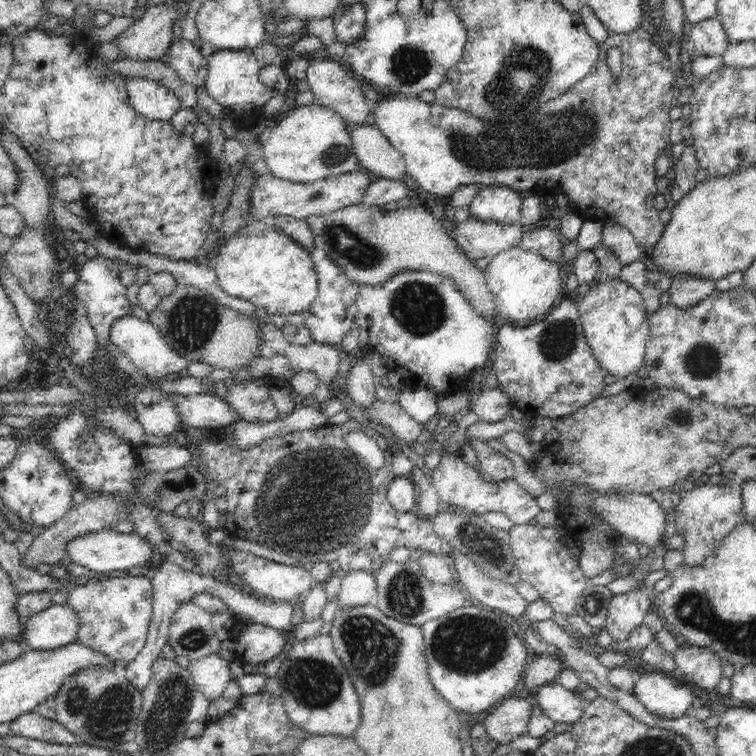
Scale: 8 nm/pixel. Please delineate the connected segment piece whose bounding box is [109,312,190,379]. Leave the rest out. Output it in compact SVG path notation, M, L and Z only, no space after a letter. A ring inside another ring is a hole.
M130 312L112 323L109 341L120 350L147 376L160 377L176 376L177 372L186 369L190 360L180 356L162 336L162 333L150 321L142 320Z

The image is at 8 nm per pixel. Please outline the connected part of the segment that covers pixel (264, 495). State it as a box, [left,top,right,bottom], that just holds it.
[178,420,457,574]

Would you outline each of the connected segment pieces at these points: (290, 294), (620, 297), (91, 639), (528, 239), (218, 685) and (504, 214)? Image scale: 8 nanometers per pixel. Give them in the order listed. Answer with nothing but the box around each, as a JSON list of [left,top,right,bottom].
[[213,219,318,316],[577,278,650,378],[65,577,153,672],[519,223,562,261],[186,653,233,701],[469,187,523,223]]

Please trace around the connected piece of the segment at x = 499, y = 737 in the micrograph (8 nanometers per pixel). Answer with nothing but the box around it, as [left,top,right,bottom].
[479,697,532,743]

